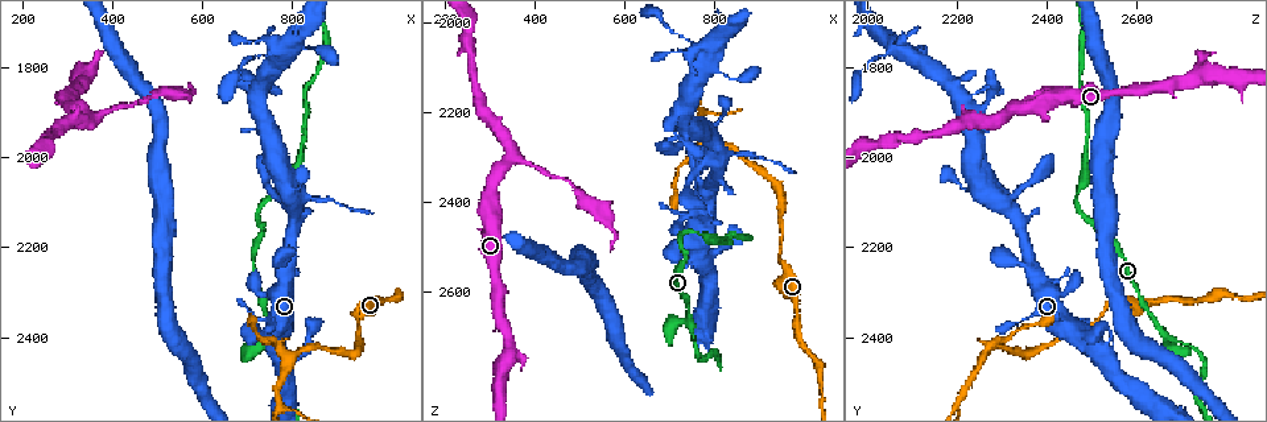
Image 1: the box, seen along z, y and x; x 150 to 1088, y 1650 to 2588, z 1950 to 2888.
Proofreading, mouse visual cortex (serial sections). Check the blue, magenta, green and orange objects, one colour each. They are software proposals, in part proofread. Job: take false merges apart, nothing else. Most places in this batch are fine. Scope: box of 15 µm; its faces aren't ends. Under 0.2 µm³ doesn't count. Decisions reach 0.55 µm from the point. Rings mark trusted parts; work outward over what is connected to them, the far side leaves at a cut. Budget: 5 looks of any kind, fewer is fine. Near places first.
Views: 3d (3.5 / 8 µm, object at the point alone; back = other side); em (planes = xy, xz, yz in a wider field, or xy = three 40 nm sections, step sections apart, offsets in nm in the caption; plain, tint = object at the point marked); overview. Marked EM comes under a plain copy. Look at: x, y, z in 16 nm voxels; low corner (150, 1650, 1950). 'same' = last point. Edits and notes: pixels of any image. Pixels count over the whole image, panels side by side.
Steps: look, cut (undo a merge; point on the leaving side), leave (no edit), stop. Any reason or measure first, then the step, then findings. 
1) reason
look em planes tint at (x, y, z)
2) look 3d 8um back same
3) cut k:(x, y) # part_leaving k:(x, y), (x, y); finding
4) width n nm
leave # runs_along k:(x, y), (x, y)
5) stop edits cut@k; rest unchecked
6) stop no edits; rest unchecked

sudden change in width
look em planes tint at (505, 1860, 2380)

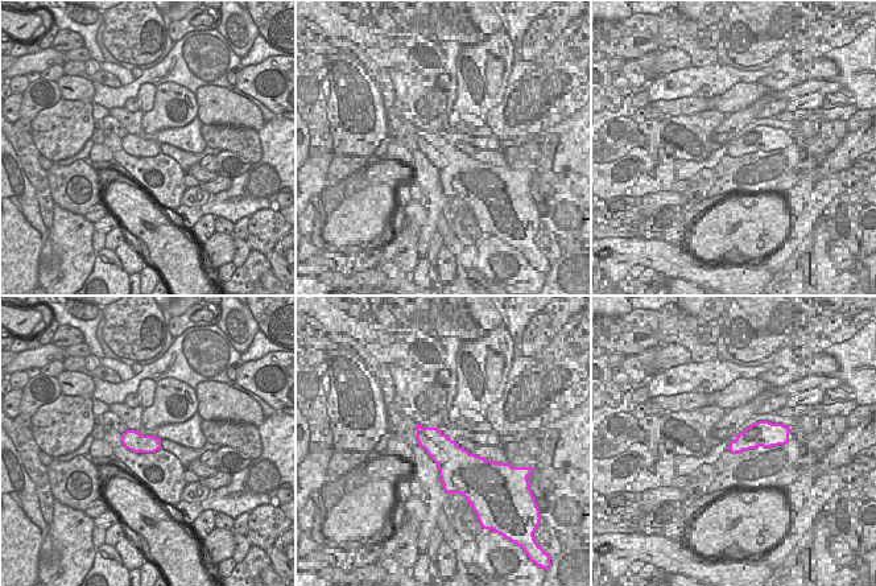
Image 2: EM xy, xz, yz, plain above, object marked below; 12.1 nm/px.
wider look
look 3d 3.5um same

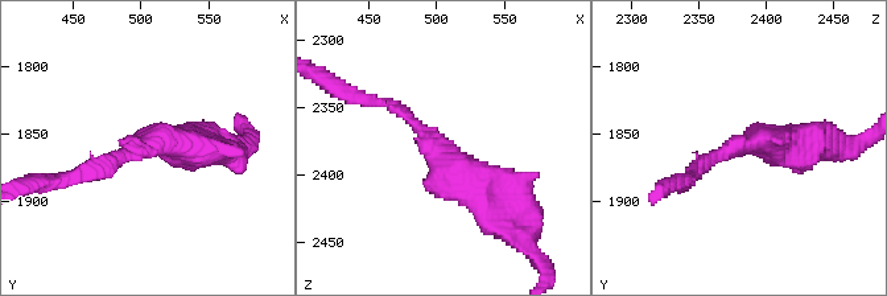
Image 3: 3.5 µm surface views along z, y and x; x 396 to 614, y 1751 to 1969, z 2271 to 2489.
width 240 nm
leave # runs_along 3:(387, 102), (496, 217); all the same cell

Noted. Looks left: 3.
sudden change in width
look 3d 3.5um at (745, 2395, 2670)

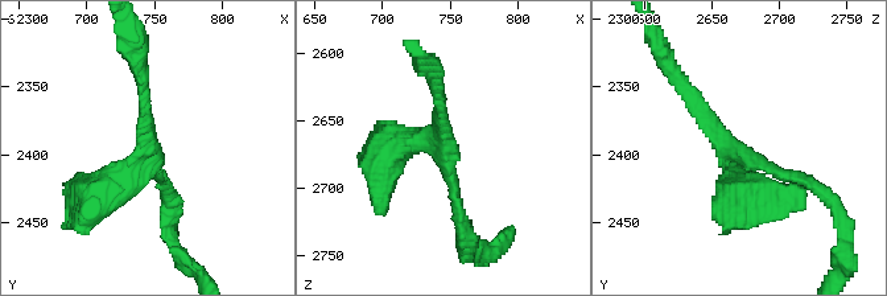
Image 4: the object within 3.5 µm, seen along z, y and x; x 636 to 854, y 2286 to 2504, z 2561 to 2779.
look em xy step 2 tint at (750, 2398, 2668)

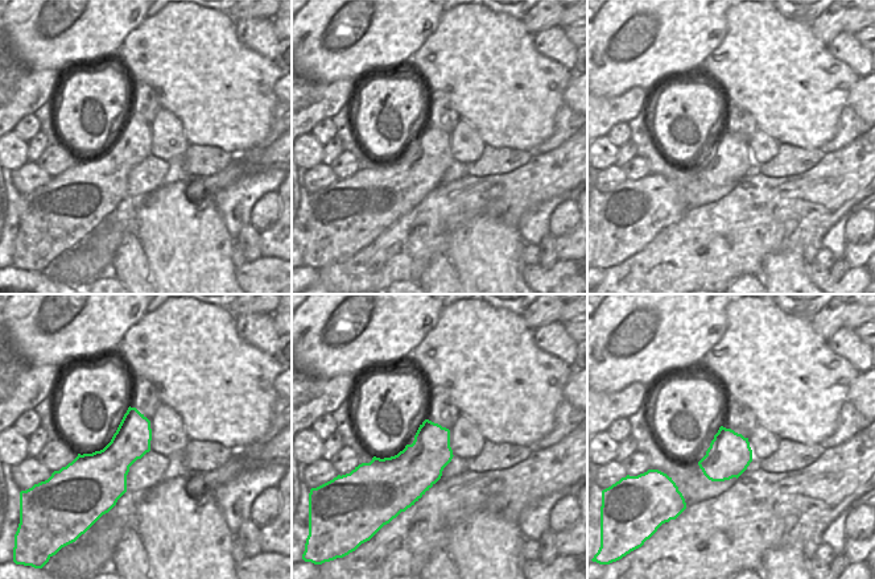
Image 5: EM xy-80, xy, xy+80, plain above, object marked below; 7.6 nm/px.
width 360 nm
leave # runs_along 4:(683, 83), (750, 193); continuous, no second cell

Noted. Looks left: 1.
stop no edits; rest unchecked

